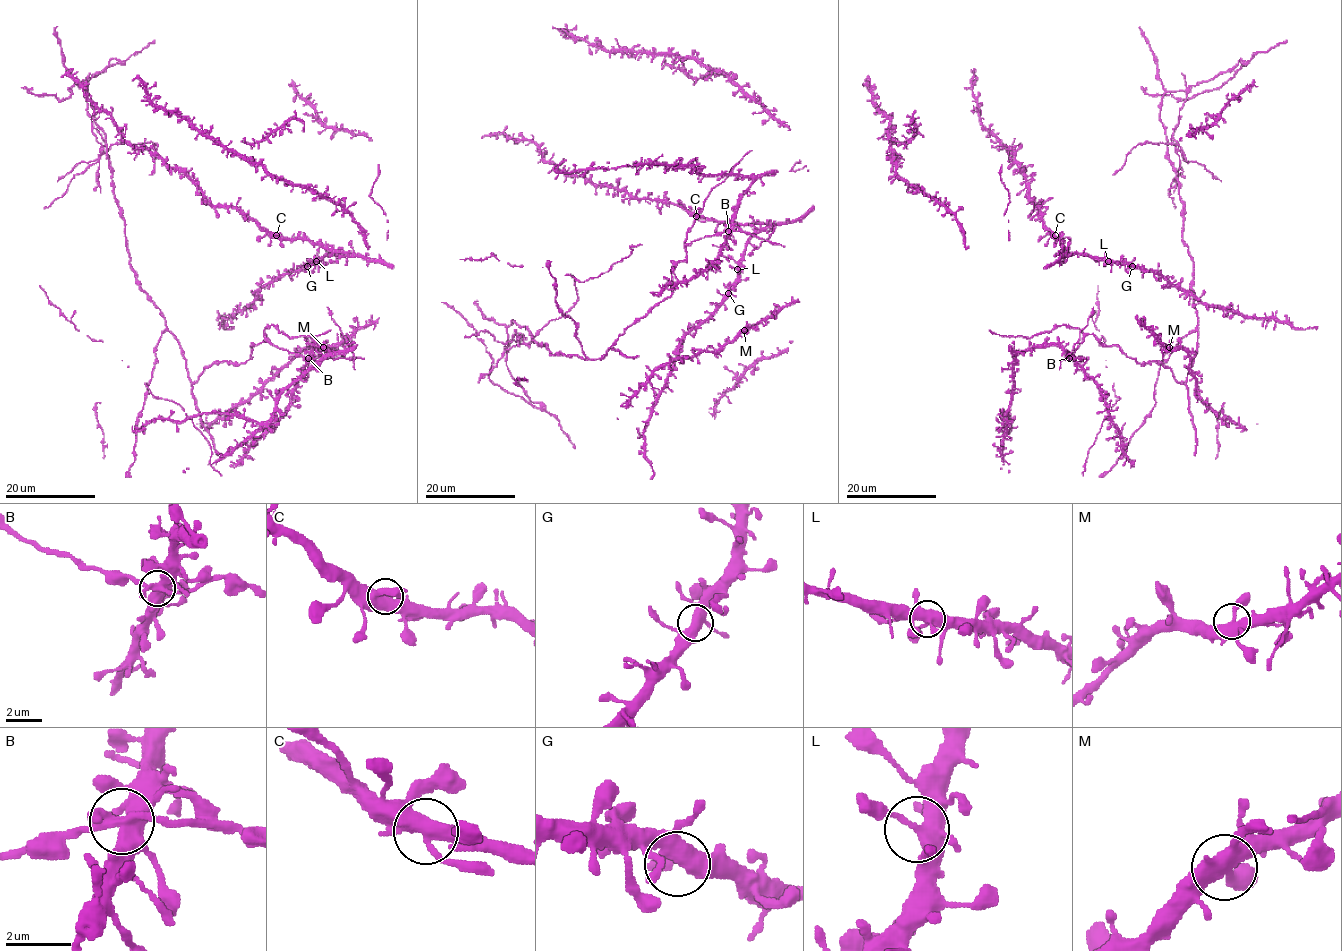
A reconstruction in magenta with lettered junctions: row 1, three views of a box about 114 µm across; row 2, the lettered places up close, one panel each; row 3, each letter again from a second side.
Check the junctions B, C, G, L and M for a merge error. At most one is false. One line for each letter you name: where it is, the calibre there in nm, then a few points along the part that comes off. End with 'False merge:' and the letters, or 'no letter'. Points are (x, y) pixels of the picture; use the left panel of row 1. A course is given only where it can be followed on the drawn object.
B: at (308, 358); 440 nm thick; foreign part runs (307, 358), (266, 334), (249, 360), (192, 382), (130, 263), (87, 92), (121, 62), (65, 99), (21, 87)
False merge: B

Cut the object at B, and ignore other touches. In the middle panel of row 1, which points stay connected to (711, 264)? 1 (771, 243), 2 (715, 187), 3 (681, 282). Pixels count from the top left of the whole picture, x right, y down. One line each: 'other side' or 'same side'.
1: other side
2: other side
3: same side

